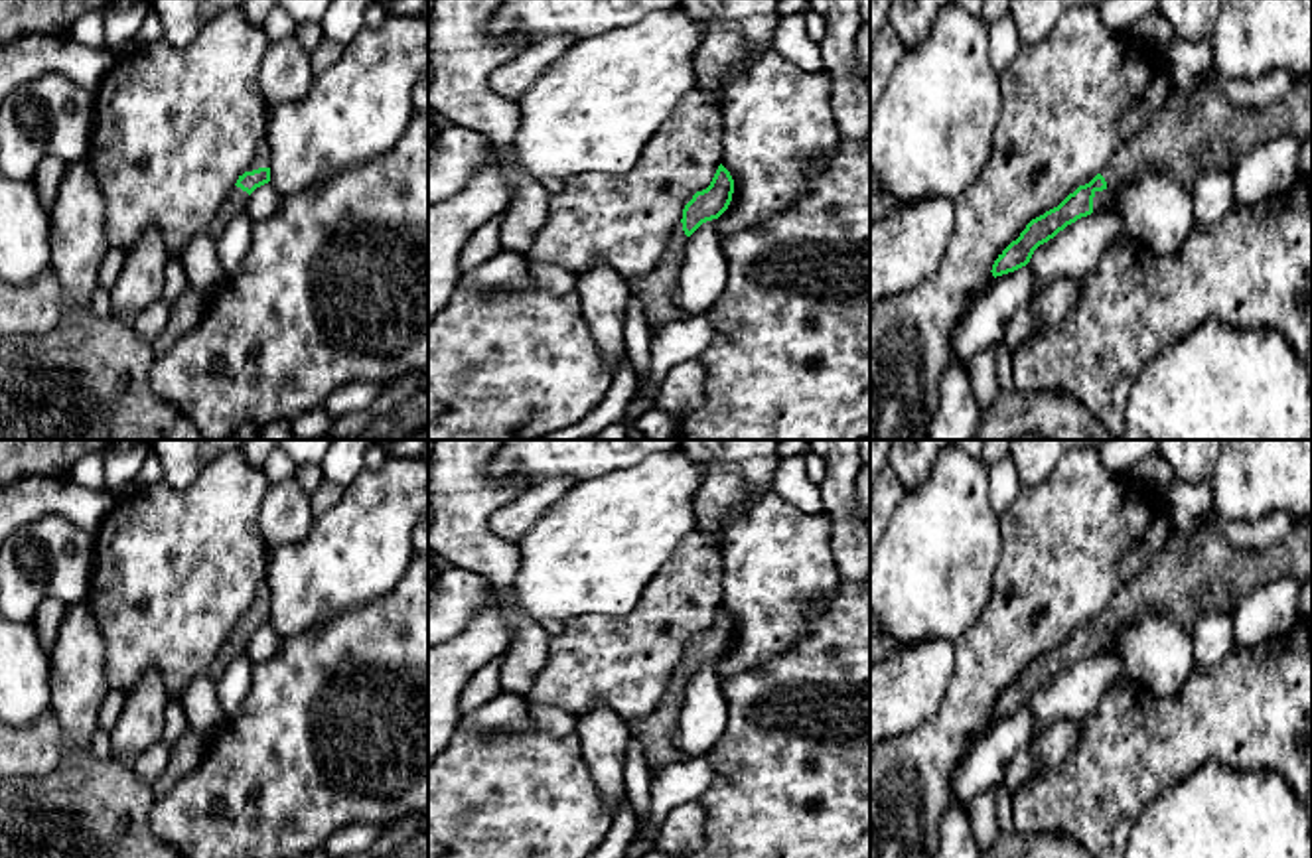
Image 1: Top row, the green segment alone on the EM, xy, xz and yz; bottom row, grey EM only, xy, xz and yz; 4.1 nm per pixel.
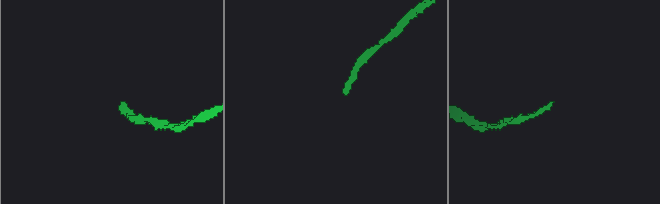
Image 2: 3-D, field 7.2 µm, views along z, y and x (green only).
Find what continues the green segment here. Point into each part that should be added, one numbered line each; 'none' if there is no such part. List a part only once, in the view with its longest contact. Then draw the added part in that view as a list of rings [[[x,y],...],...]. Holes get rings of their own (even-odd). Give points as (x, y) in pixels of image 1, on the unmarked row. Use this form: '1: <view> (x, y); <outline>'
1: yz (1200, 571); [[[1219,519],[1194,533],[1176,533],[1172,544],[1158,554],[1148,570],[1119,592],[1101,611],[1107,623],[1103,633],[1095,633],[1093,655],[1107,655],[1121,629],[1144,613],[1160,613],[1184,629],[1205,611],[1231,613],[1241,598],[1259,584],[1275,580],[1304,582],[1312,578],[1312,519],[1298,521],[1286,538],[1265,552],[1243,550],[1223,538]]]

